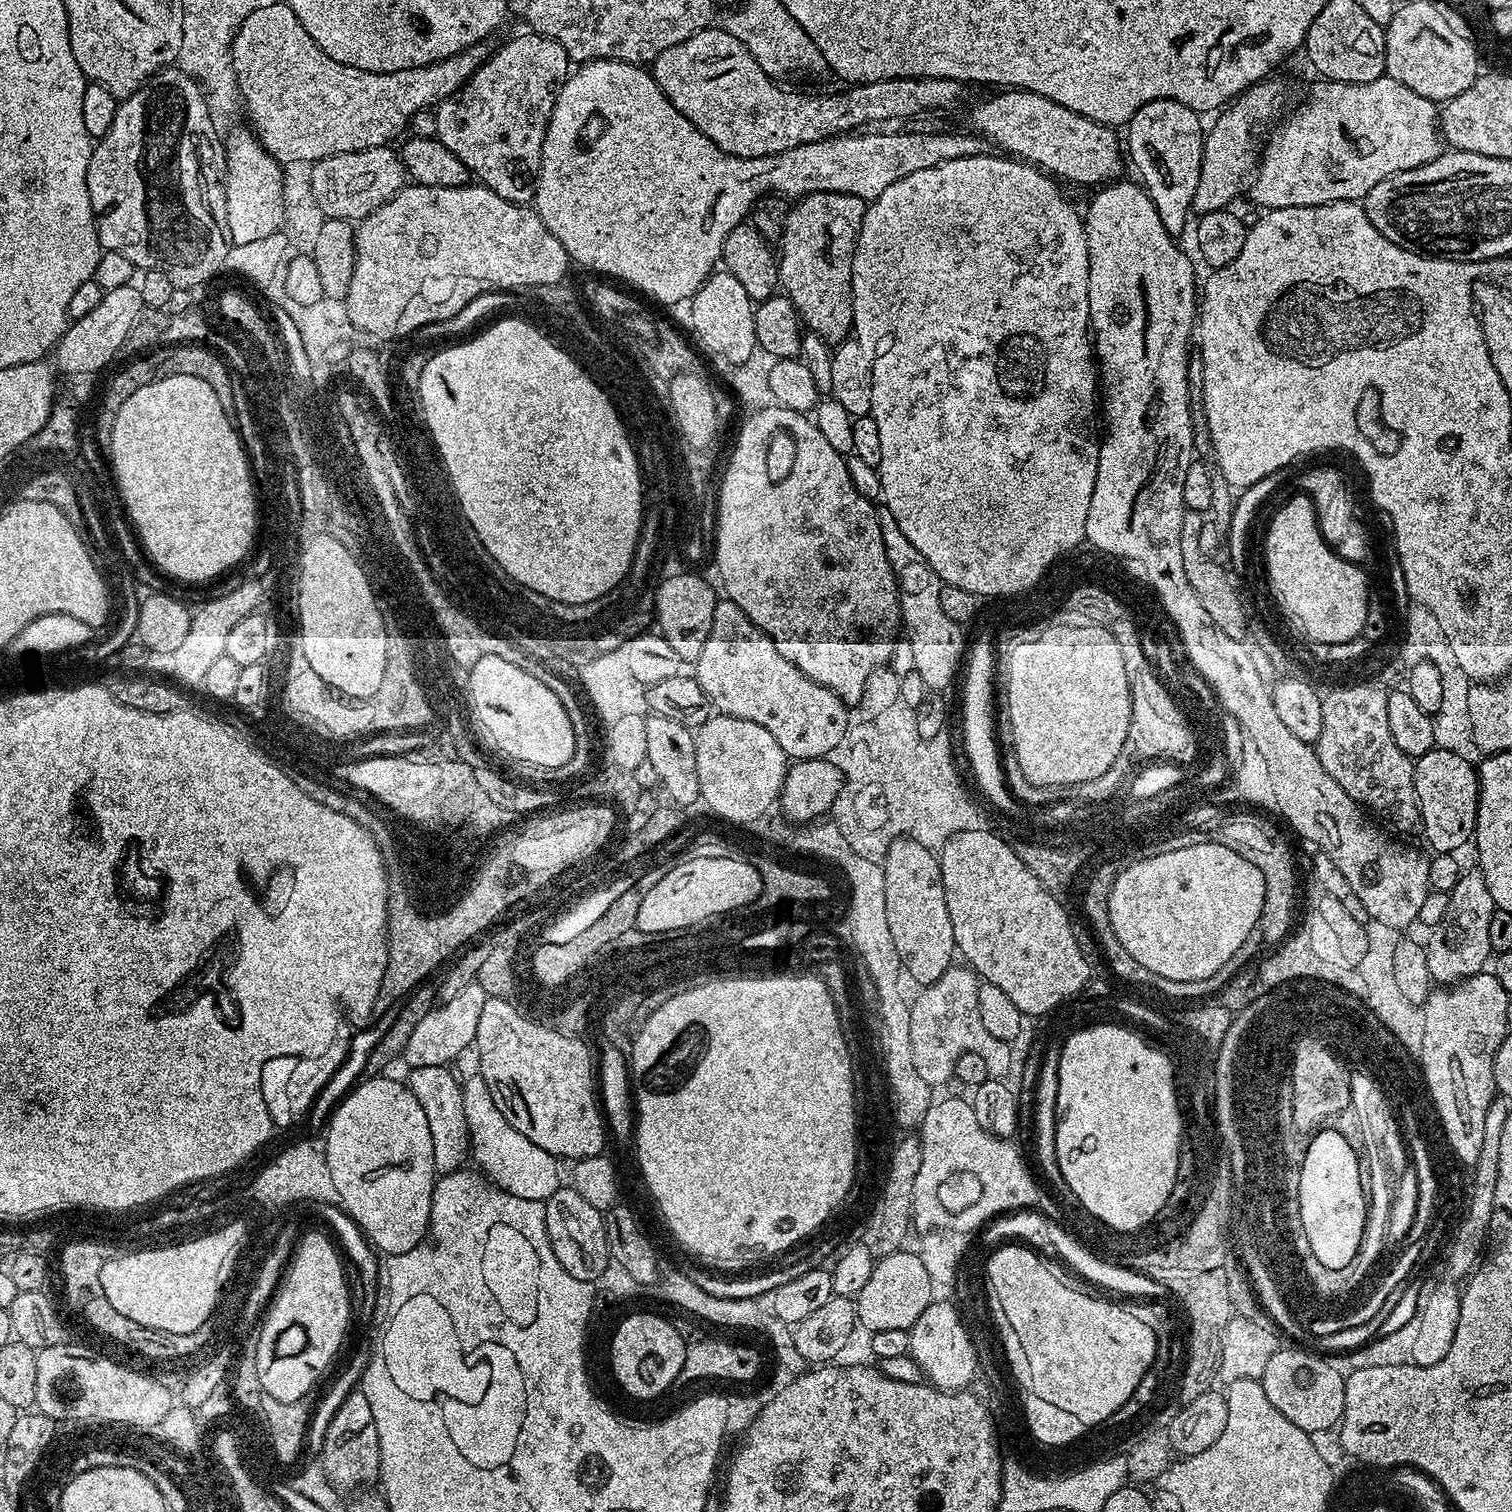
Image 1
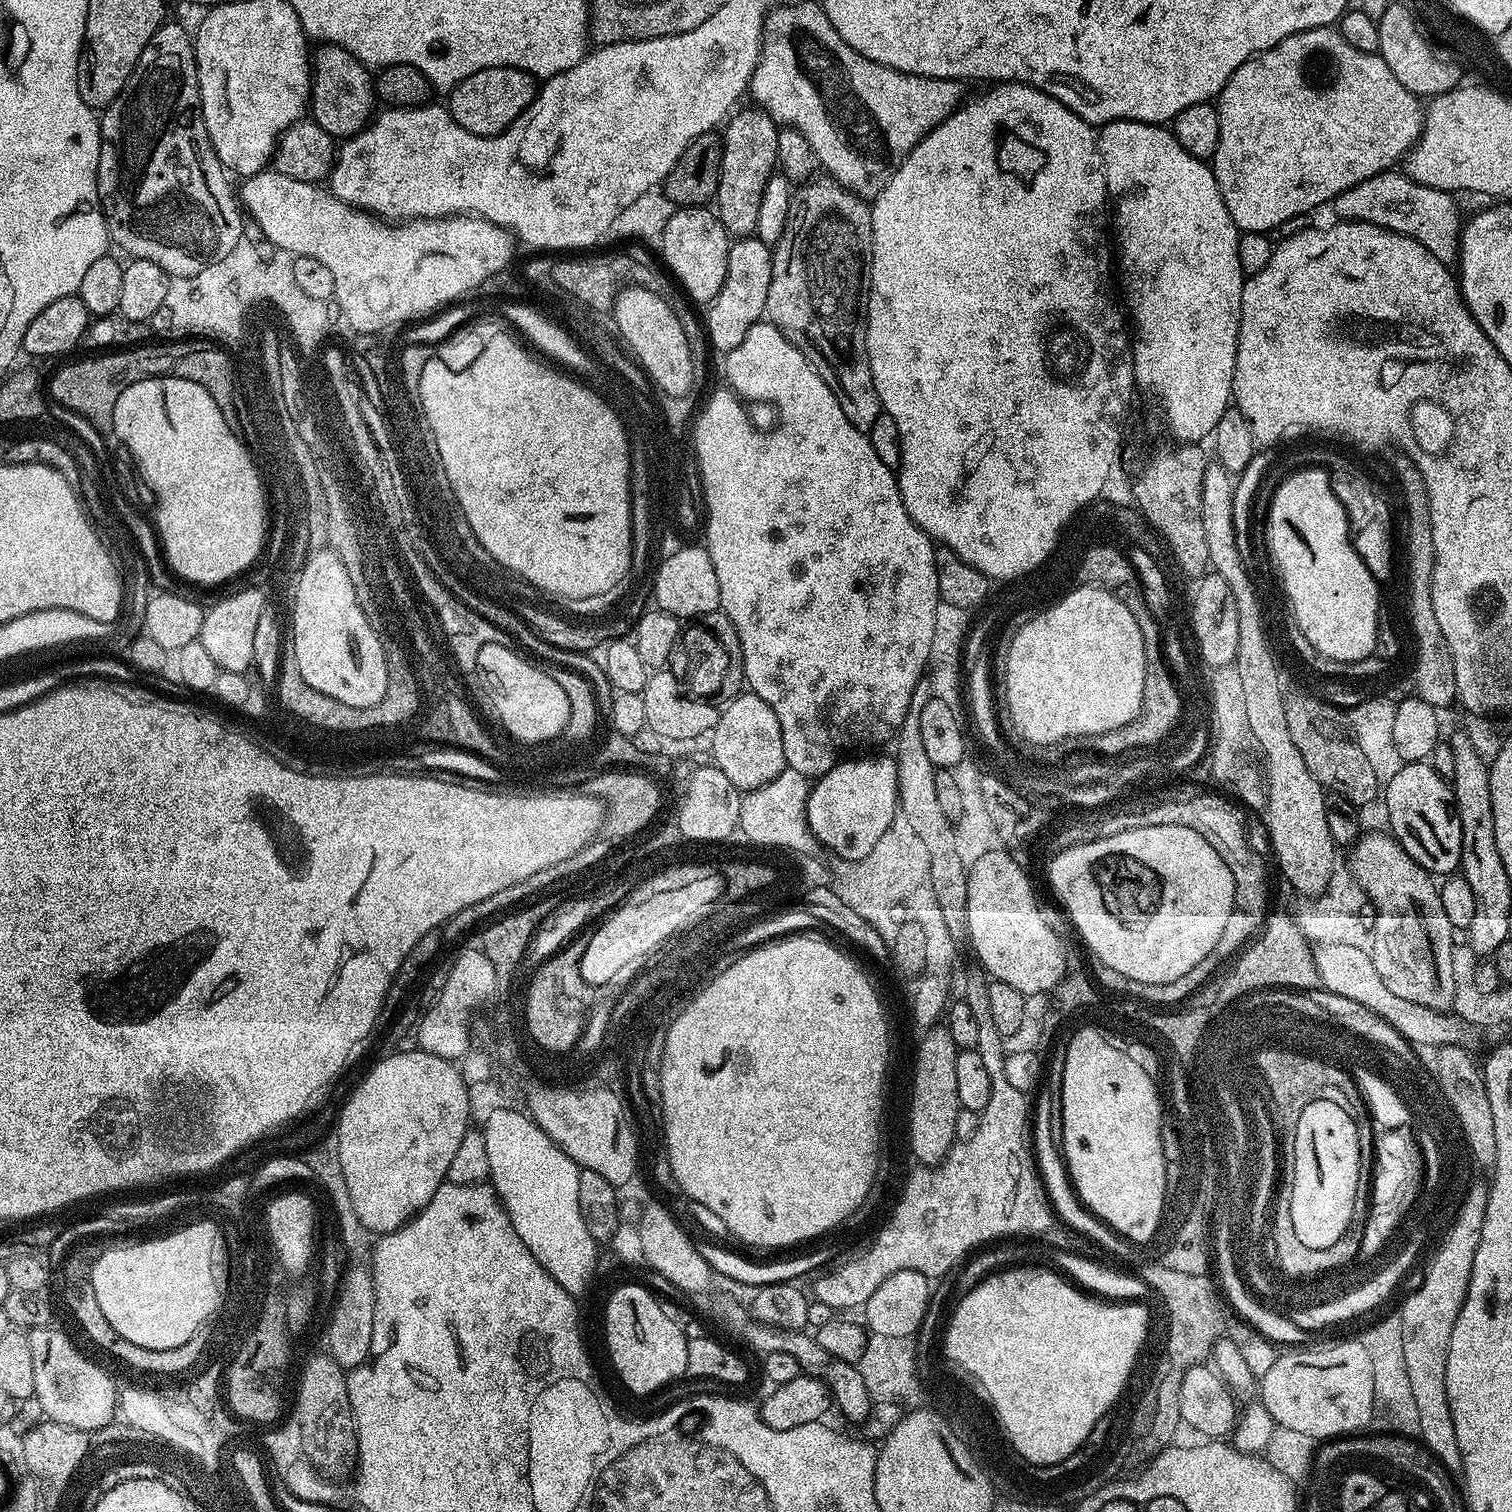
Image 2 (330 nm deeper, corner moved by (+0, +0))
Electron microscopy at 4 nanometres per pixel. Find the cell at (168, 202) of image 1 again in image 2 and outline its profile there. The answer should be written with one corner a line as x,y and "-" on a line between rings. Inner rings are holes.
165,22
154,38
150,38
146,50
142,50
142,58
138,58
136,68
116,101
103,109
99,117
96,195
104,210
106,232
111,243
122,246
131,259
162,266
169,278
194,276
223,255
230,254
233,248
222,213
210,194
191,144
192,132
200,126
205,126
205,122
201,116
193,37
179,22

